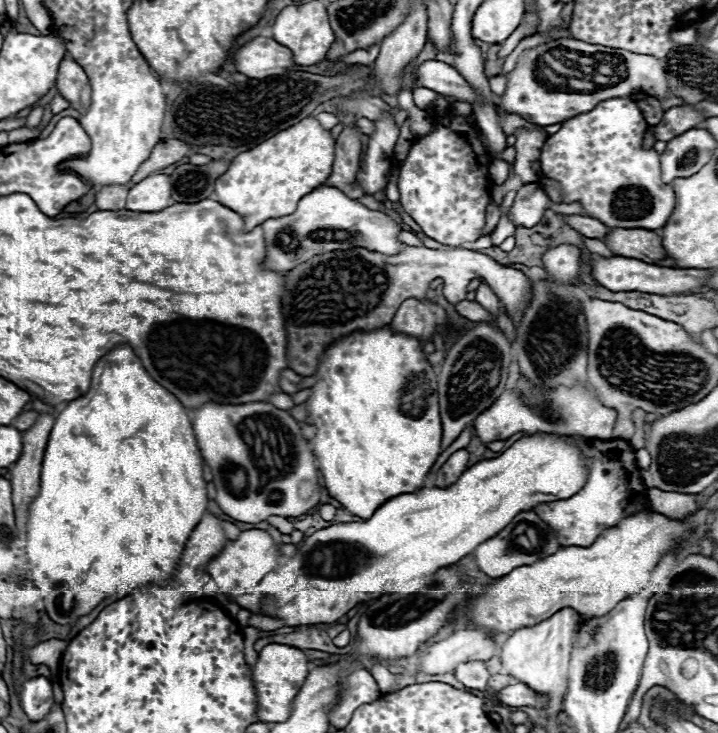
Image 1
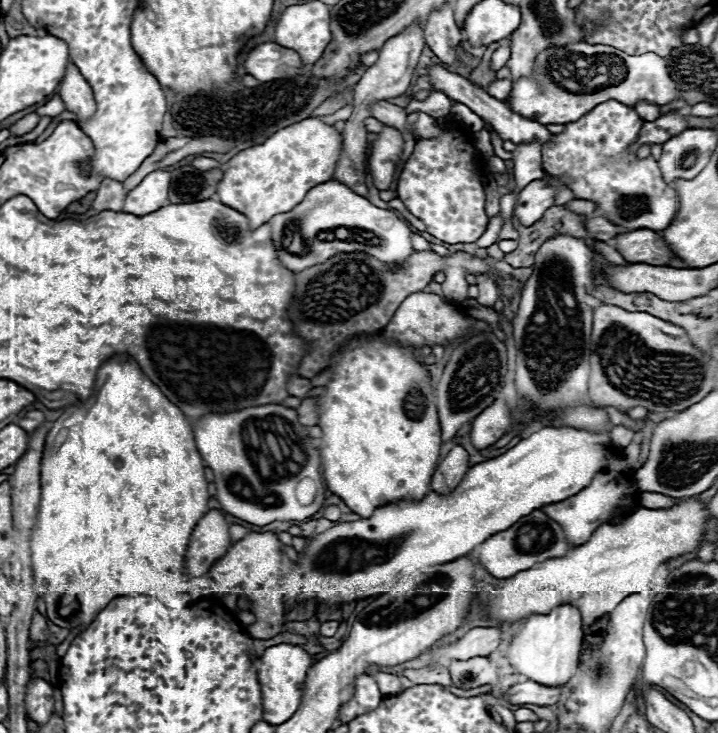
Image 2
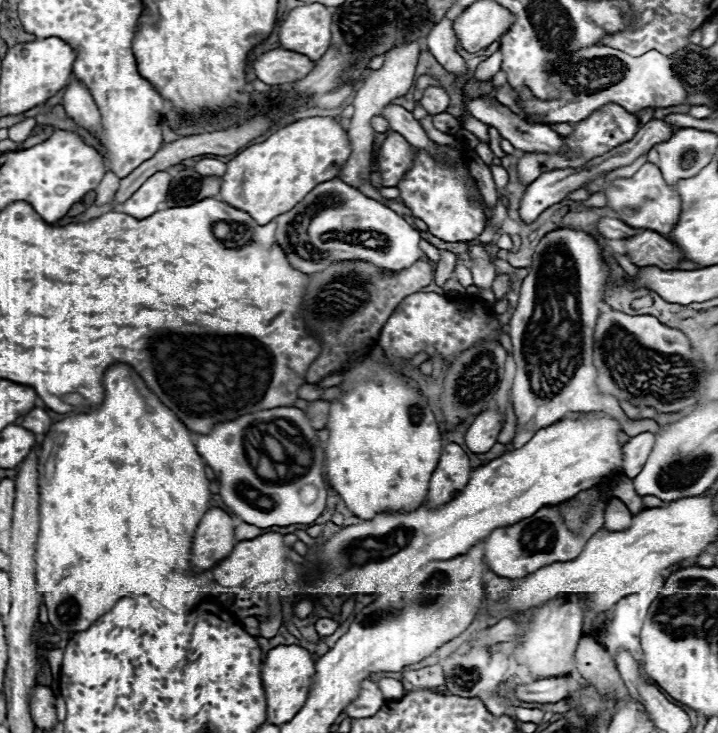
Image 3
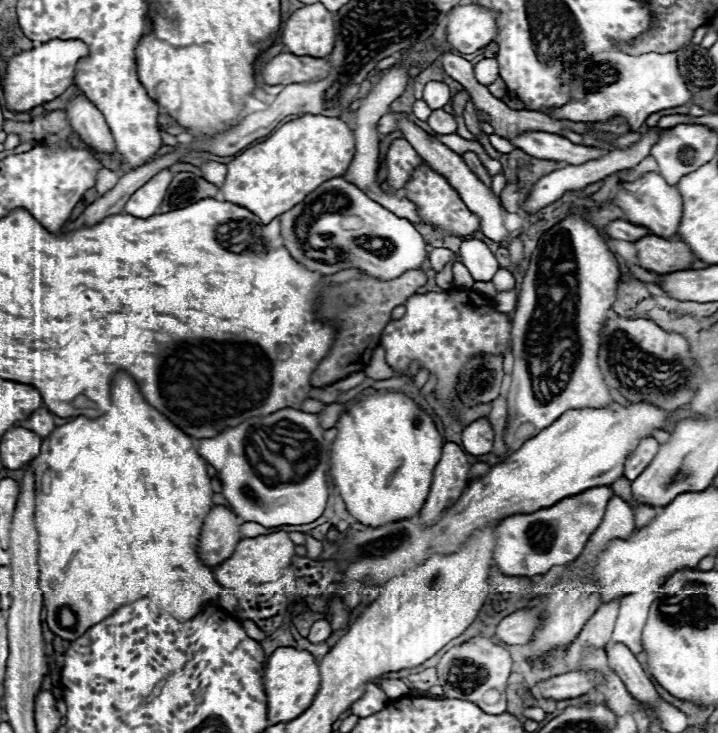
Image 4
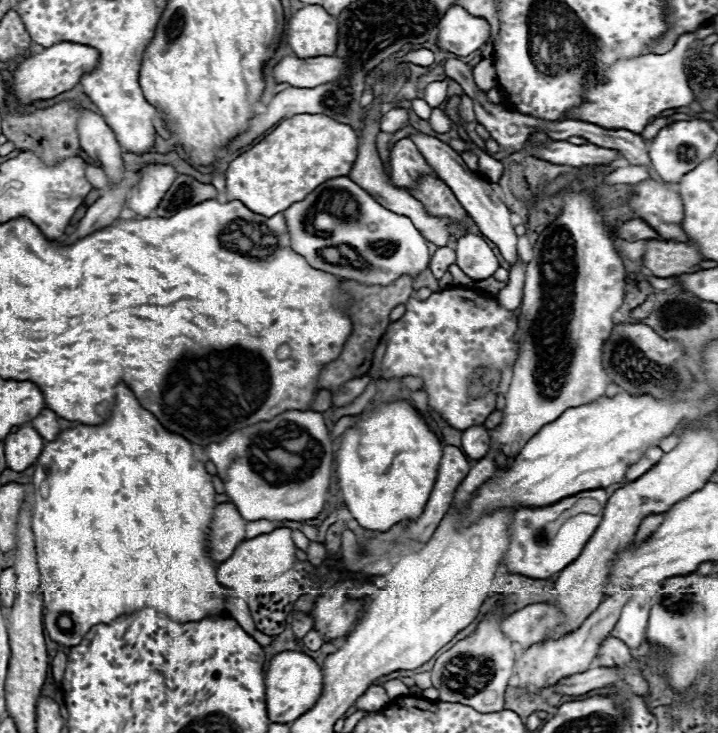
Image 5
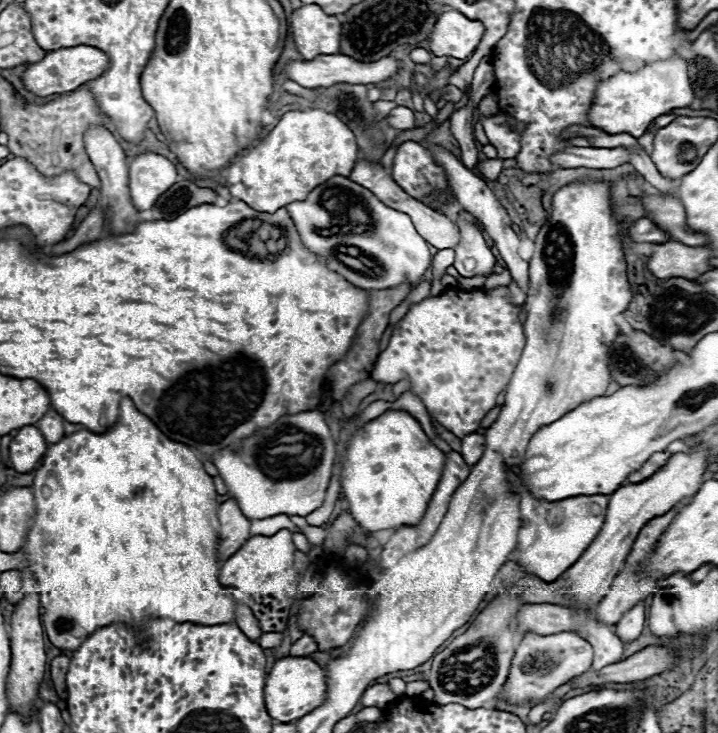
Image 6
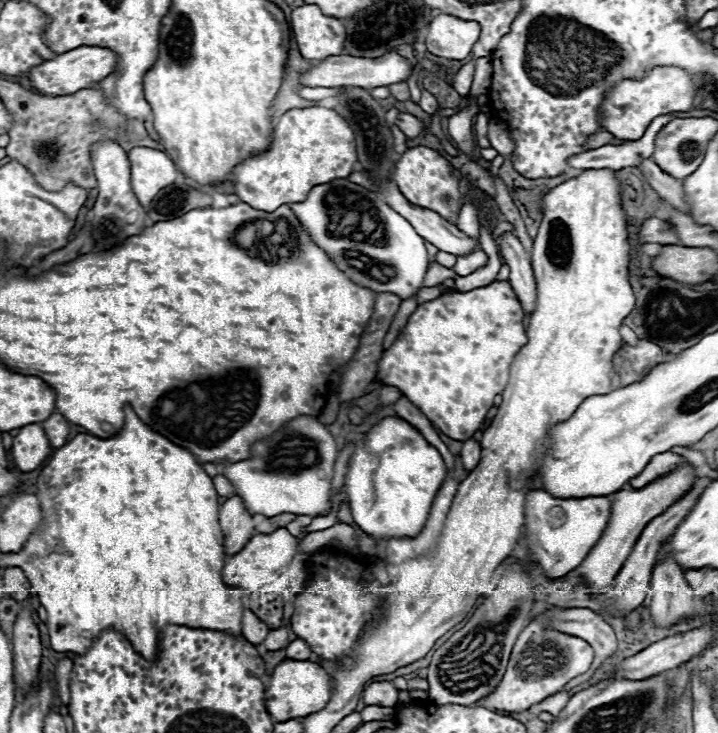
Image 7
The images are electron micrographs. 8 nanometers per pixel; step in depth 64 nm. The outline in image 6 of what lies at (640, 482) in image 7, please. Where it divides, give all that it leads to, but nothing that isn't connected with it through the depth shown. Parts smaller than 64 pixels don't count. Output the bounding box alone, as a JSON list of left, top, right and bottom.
[628,452,670,484]

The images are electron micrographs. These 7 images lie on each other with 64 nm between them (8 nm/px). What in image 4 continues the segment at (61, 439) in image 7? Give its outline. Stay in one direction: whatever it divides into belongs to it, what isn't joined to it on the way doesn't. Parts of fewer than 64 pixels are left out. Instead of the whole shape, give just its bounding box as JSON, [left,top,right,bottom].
[24,408,54,438]

